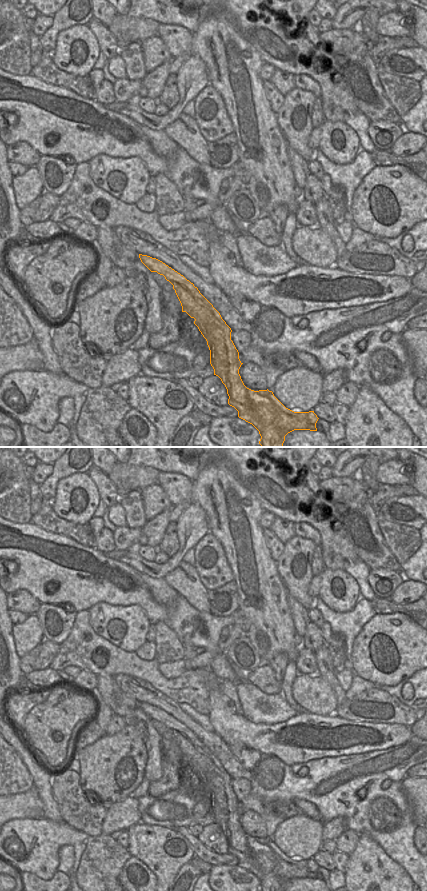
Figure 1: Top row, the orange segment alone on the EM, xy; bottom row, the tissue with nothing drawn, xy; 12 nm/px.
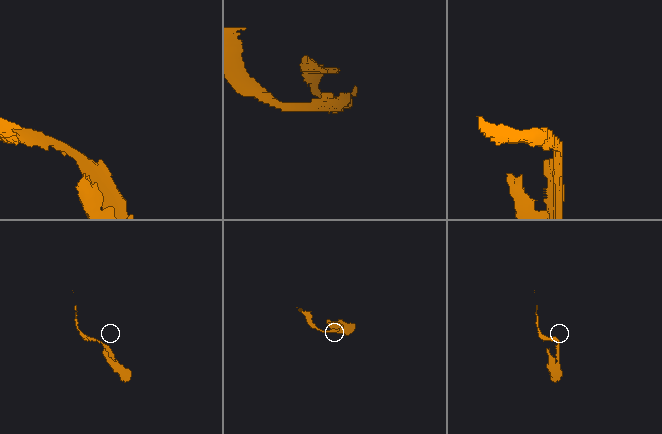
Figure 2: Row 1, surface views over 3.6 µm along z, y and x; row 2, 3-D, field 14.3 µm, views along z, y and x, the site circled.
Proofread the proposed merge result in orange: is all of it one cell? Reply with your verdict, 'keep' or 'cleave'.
cleave

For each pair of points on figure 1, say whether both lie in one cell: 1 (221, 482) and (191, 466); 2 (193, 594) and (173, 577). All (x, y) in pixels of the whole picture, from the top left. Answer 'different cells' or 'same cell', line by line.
1: different cells
2: same cell

